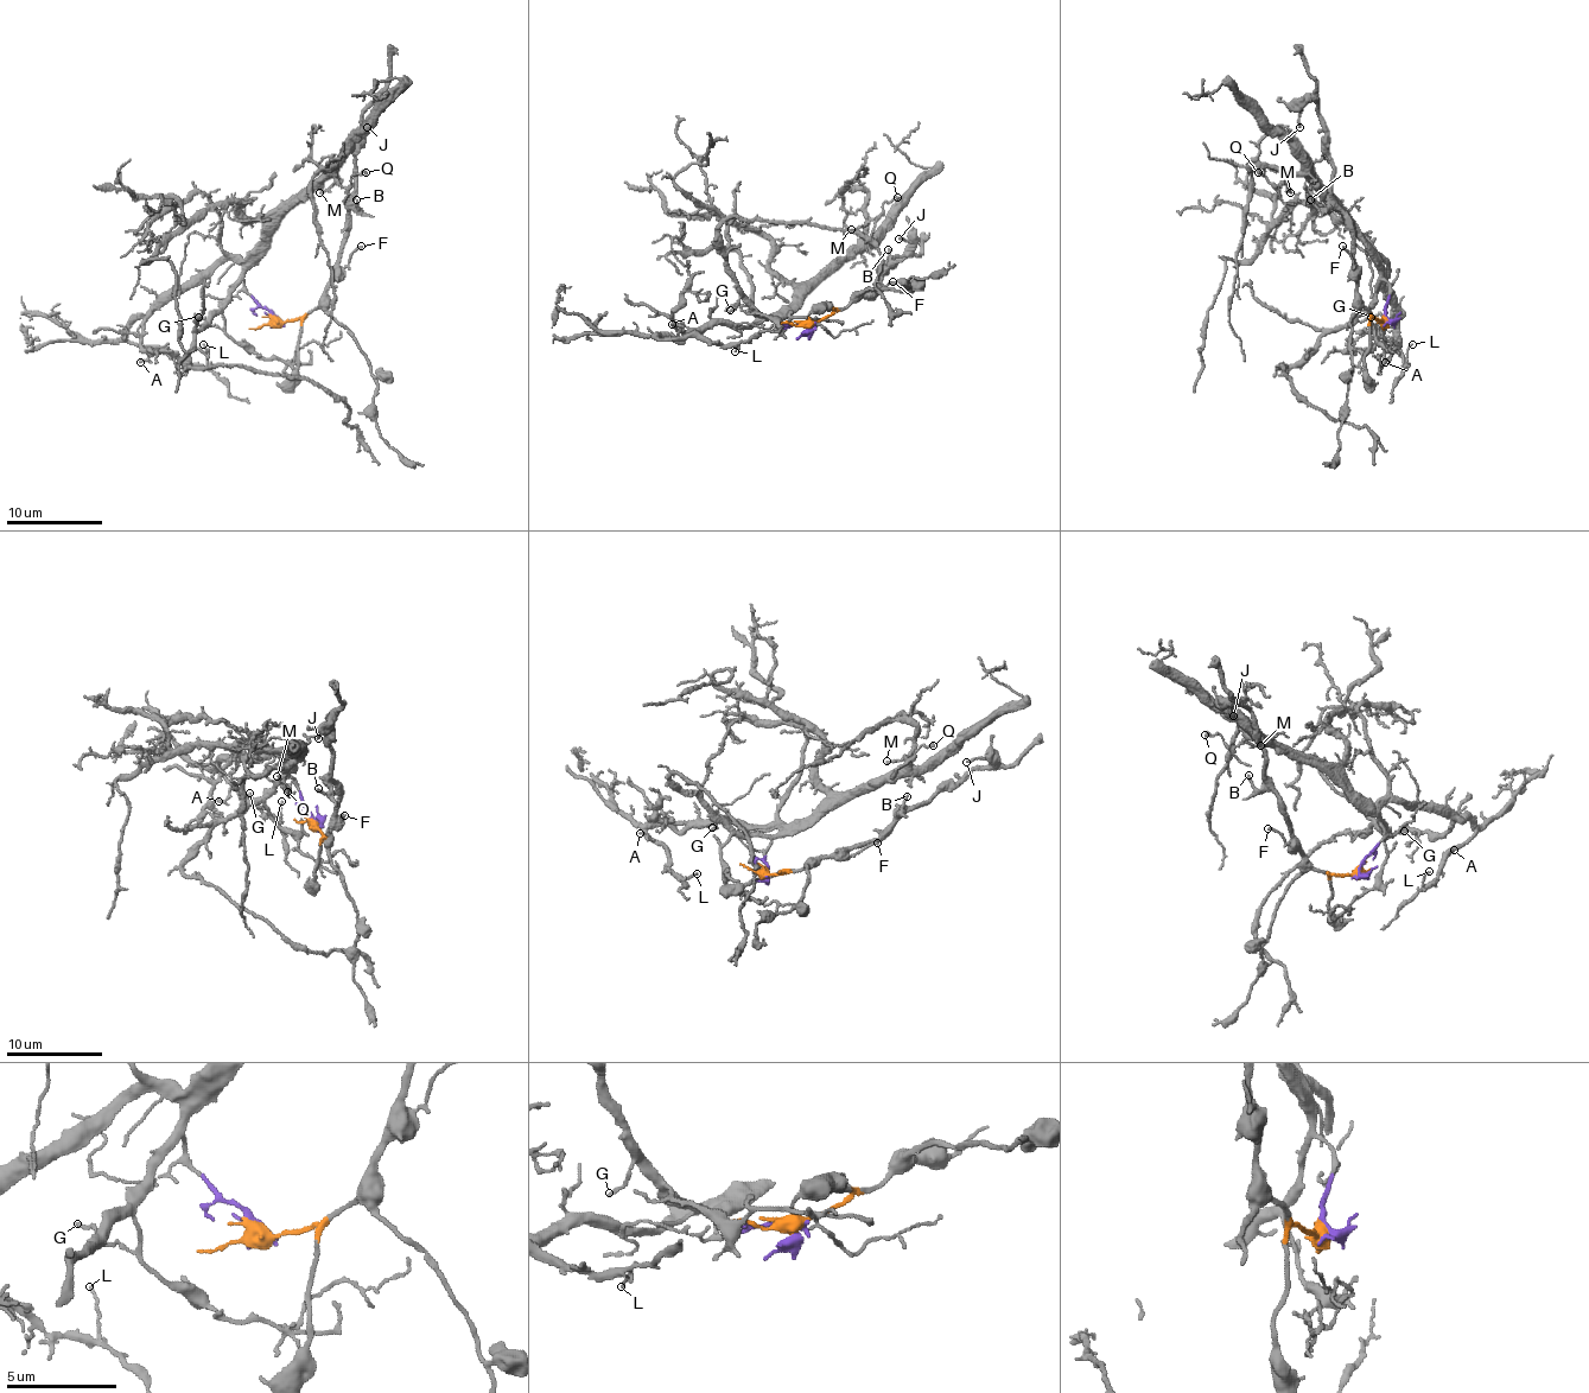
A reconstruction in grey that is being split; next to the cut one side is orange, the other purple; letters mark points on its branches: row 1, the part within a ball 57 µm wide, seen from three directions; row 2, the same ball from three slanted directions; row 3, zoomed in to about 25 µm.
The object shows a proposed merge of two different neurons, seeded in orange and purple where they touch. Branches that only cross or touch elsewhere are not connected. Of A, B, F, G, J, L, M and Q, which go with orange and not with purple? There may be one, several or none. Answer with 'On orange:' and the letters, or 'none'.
On orange: B, F, J

